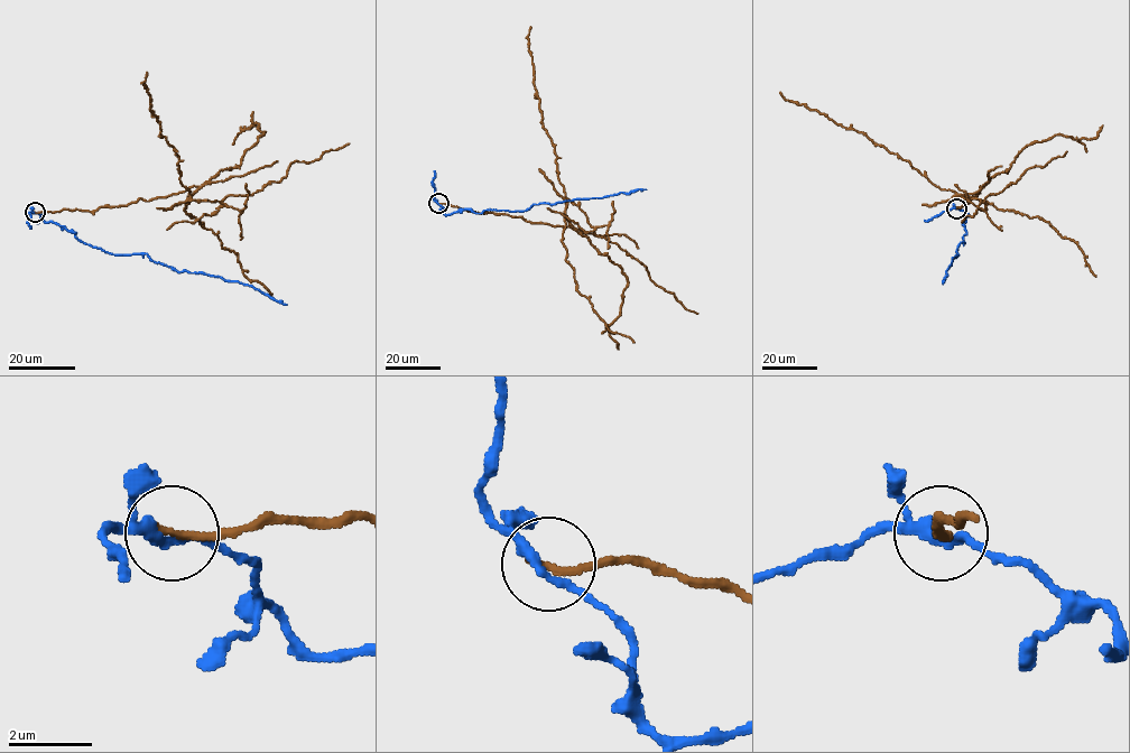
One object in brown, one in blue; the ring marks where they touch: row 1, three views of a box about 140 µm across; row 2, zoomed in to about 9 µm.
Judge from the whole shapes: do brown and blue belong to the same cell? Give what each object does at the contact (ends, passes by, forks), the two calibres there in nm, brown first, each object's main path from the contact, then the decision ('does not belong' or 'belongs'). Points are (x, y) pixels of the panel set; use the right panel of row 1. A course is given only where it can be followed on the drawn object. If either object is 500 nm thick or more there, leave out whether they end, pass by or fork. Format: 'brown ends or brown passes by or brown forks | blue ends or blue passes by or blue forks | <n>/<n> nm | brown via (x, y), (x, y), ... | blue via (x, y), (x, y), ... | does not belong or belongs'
brown ends | blue passes by | 220/260 nm | brown via (956, 208), (966, 207), (982, 187), (968, 194), (941, 189), (908, 160), (862, 132), (788, 101), (779, 92) | blue via (956, 208), (969, 214), (963, 220), (966, 233), (945, 271), (943, 284) | does not belong

